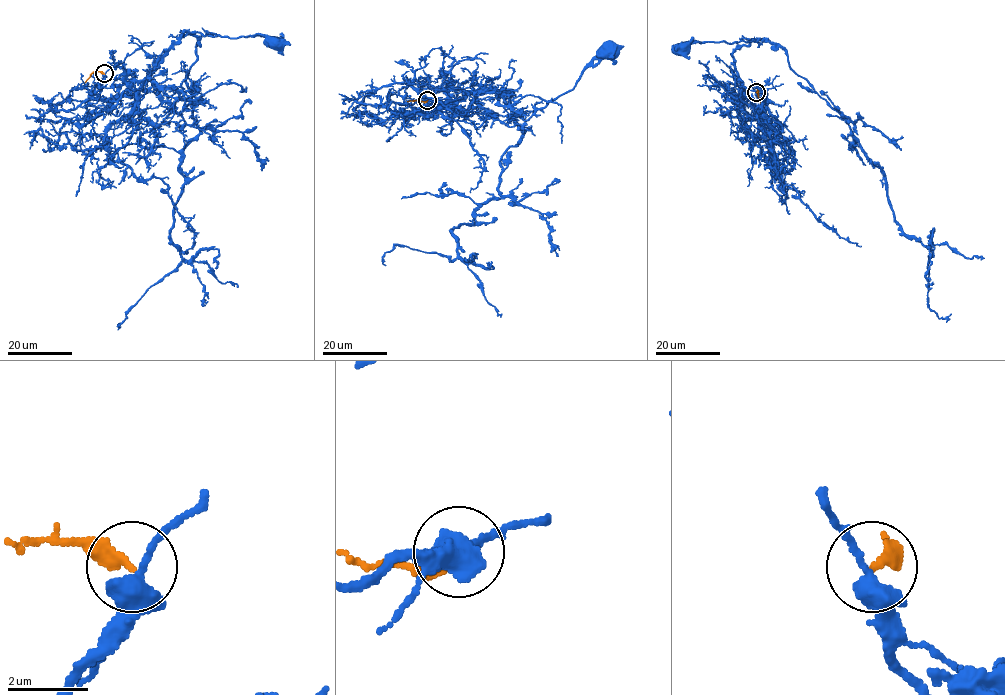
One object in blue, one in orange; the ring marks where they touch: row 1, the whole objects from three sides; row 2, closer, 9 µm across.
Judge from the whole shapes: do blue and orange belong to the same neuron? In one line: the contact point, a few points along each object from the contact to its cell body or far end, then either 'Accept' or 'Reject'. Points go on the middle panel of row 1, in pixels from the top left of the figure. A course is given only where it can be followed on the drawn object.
Place: (427, 100). Course of blue: (427, 100), (408, 104), (425, 110), (473, 92), (506, 89), (514, 112), (528, 120), (567, 93), (608, 53). Course of orange: (427, 100), (407, 101). Reject

